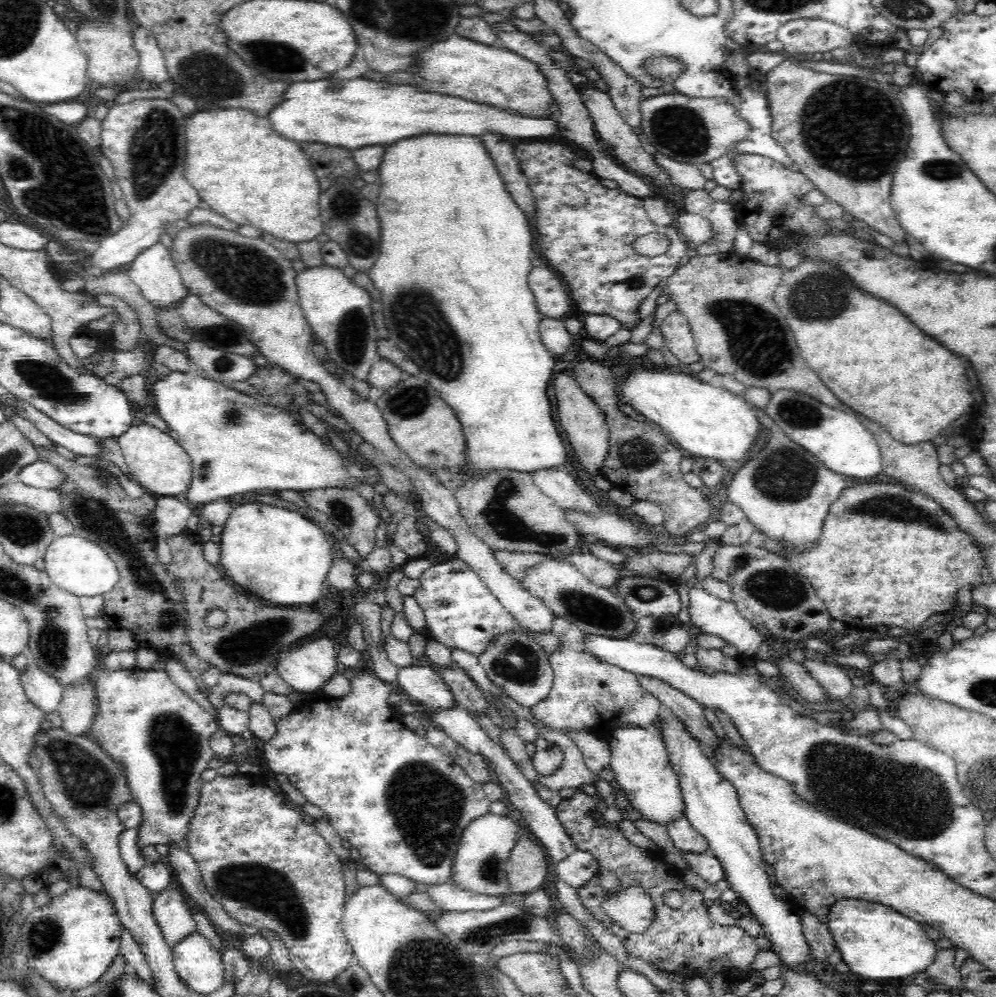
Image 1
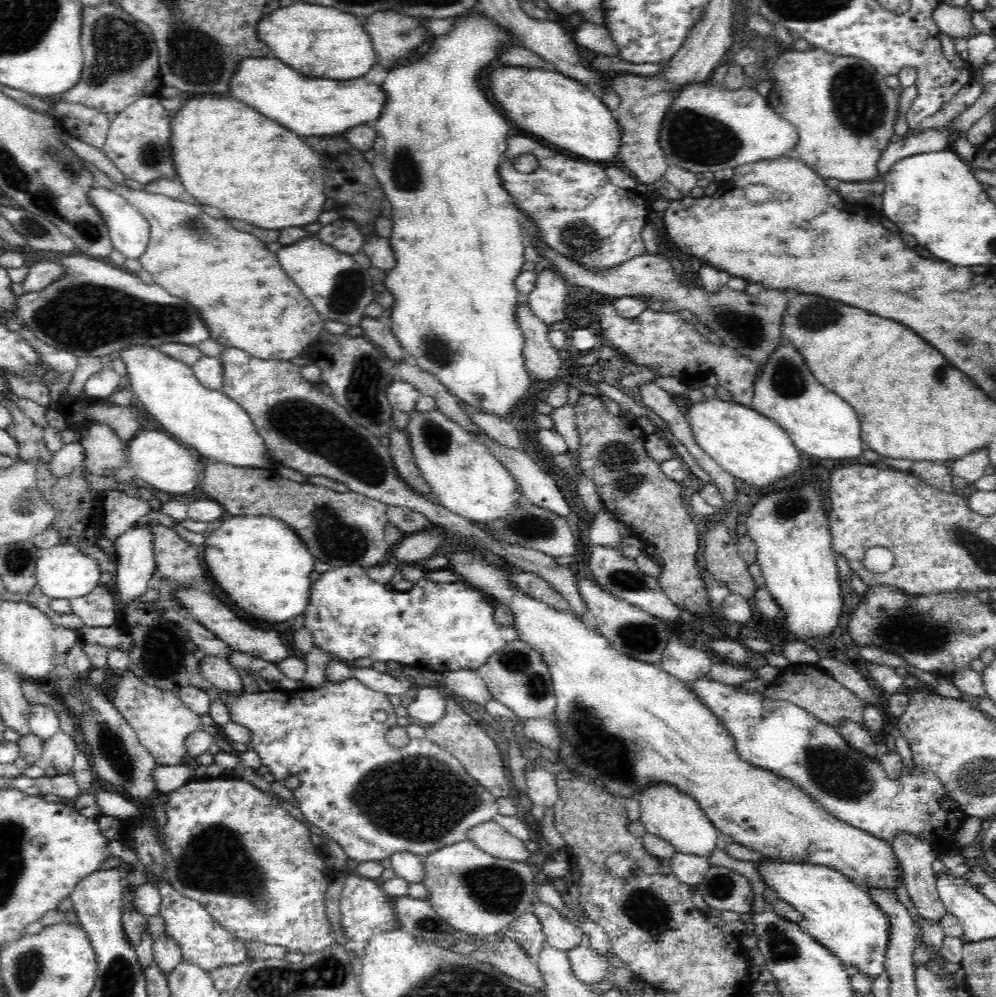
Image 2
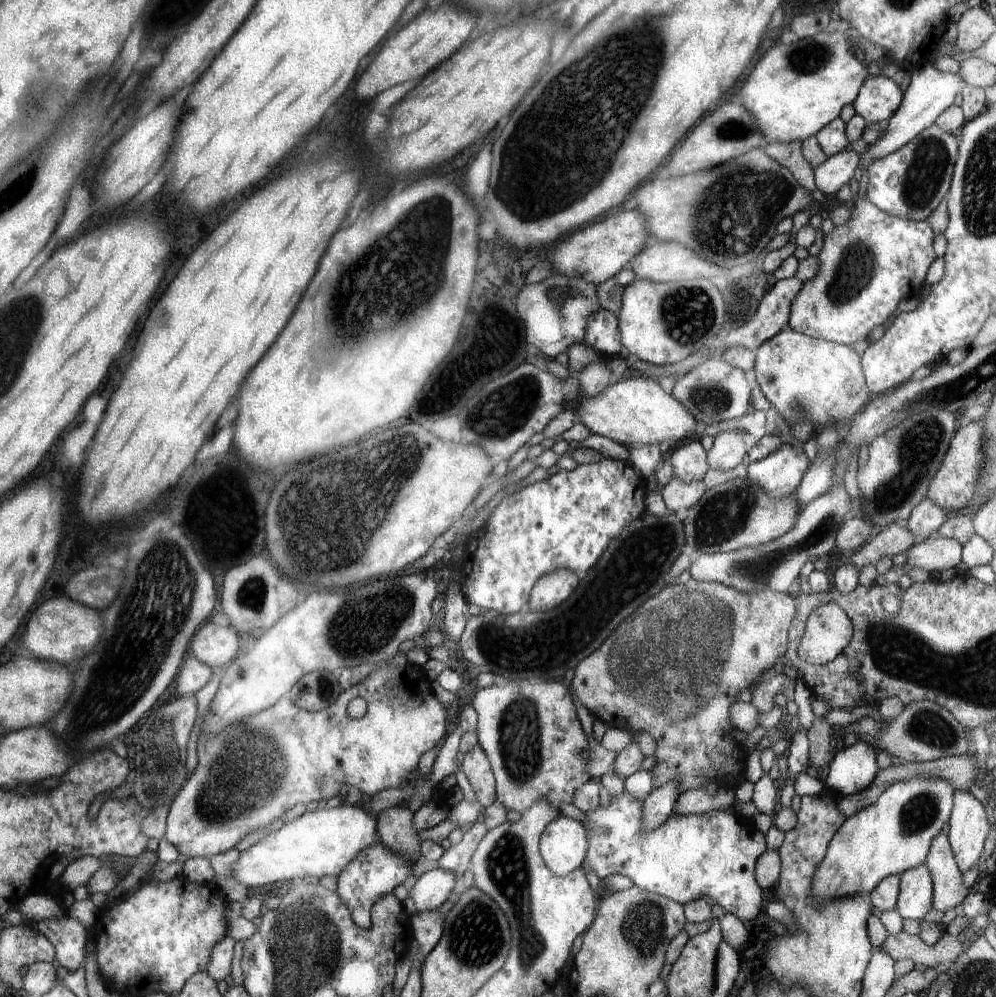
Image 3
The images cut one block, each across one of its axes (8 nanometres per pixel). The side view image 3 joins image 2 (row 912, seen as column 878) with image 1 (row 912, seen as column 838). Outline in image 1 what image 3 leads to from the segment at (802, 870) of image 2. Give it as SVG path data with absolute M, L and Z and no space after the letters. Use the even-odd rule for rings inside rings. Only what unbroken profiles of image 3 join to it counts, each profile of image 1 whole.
M846 898L834 902L829 910L827 927L842 961L864 980L902 980L910 974L925 972L937 957L938 945L926 934L920 922L875 902Z

